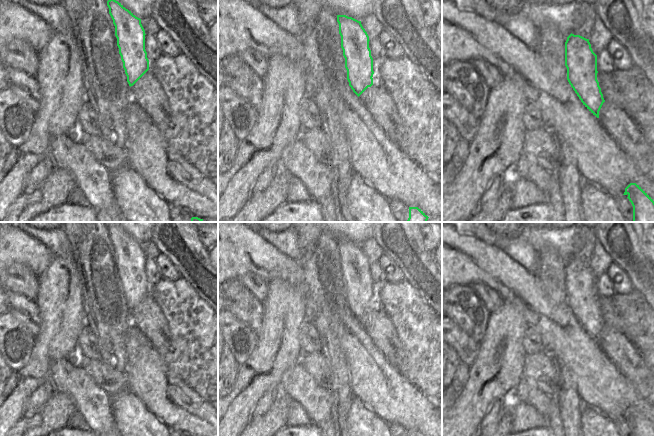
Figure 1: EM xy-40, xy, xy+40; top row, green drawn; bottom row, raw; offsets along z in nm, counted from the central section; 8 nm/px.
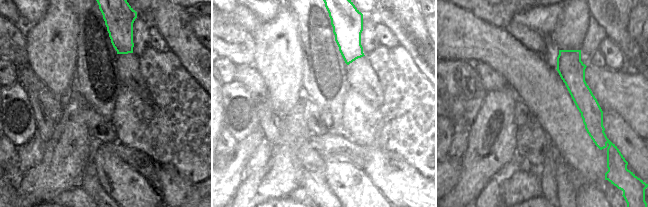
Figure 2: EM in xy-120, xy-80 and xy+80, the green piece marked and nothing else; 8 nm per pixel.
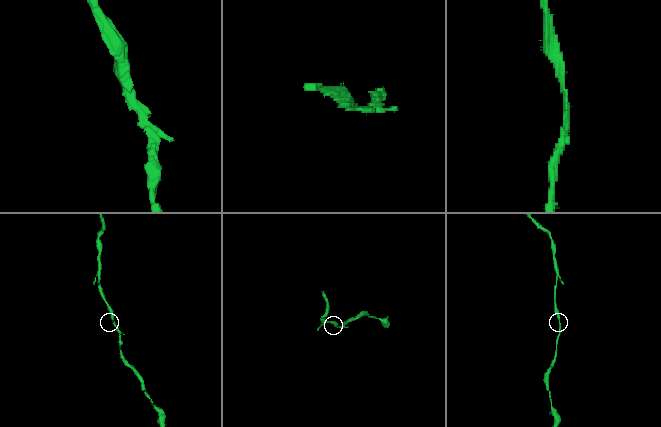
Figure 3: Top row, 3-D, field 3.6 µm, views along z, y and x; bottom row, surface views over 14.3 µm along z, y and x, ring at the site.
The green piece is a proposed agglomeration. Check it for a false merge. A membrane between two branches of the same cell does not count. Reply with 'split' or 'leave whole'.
leave whole

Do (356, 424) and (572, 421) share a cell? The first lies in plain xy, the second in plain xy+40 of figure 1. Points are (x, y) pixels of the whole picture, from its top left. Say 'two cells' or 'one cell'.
two cells

